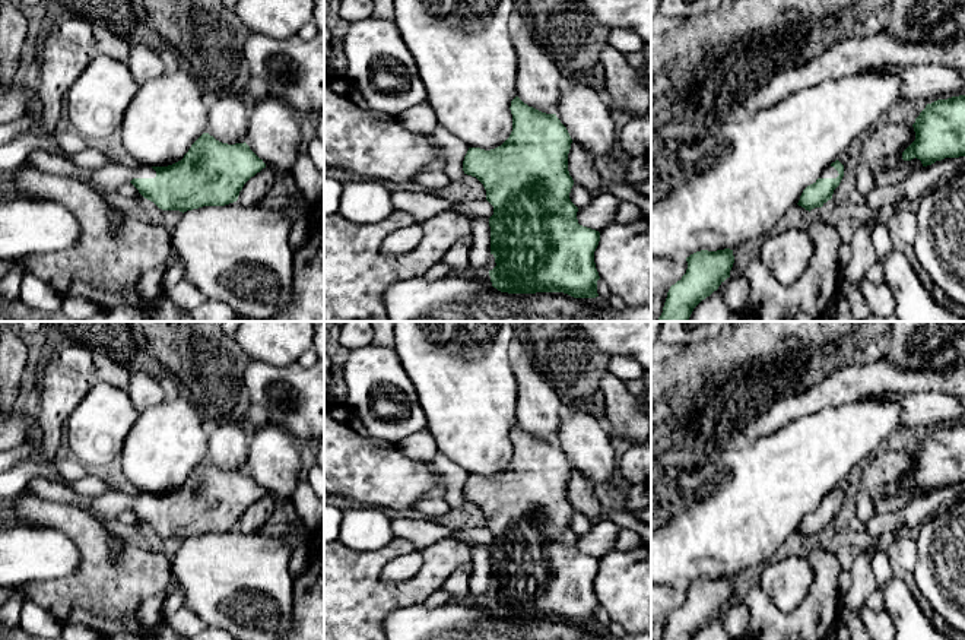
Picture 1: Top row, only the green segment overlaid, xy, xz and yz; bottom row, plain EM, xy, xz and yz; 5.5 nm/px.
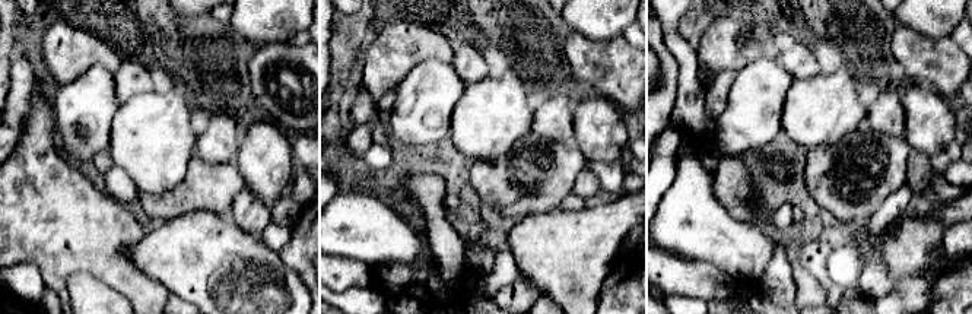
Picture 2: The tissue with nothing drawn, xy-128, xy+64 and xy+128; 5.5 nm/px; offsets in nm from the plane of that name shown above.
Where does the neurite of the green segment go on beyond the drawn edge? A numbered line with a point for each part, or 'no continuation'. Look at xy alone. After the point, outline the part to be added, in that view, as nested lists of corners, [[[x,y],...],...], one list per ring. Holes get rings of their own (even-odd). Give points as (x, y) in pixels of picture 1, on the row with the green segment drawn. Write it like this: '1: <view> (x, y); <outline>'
1: xy (113, 177); [[[34,151],[28,162],[47,174],[58,174],[83,181],[104,196],[105,191],[117,191],[133,178],[155,178],[156,171],[152,167],[140,165],[136,168],[121,164],[108,164],[104,168],[82,168],[73,159],[64,155],[55,155],[47,151]],[[104,196],[105,197],[105,196]],[[105,197],[107,199],[107,197]],[[107,199],[108,200],[108,199]],[[108,200],[109,202],[109,200]]]

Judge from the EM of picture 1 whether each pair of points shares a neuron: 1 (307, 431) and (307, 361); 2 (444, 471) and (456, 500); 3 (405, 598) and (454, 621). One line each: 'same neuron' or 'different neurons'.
1: different neurons
2: same neuron
3: different neurons

